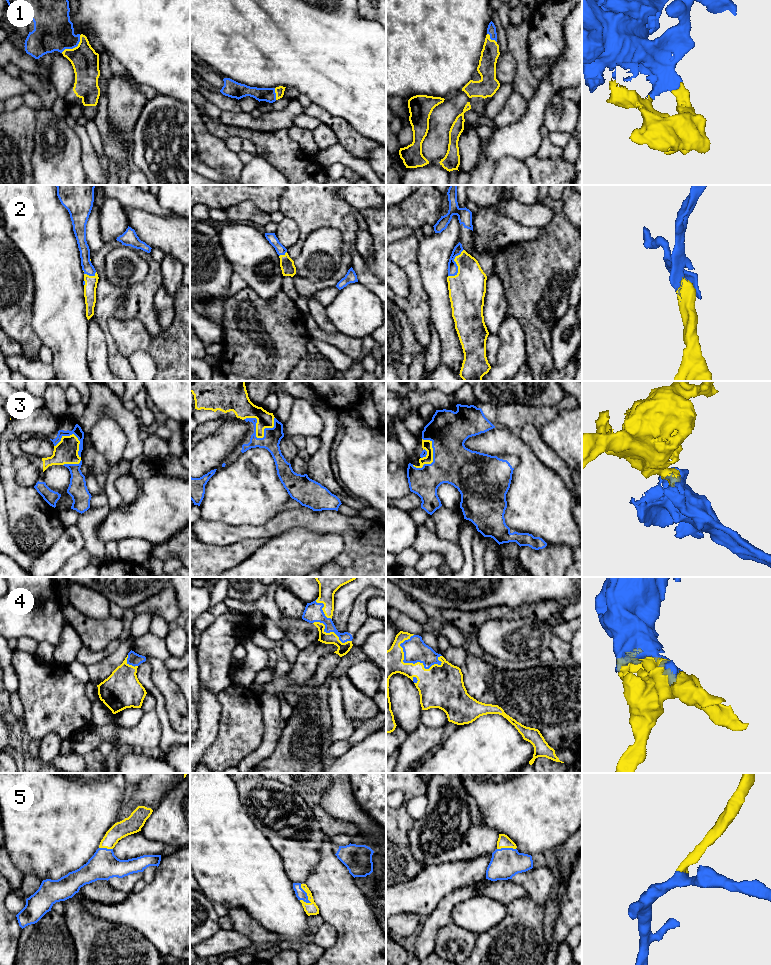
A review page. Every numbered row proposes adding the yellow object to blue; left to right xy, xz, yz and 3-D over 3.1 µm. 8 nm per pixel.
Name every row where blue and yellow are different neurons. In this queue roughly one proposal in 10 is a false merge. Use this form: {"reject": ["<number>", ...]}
{"reject": []}

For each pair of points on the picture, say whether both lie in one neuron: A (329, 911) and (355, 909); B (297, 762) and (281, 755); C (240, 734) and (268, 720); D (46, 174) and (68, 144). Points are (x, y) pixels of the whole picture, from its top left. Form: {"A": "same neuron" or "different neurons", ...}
{"A": "same neuron", "B": "same neuron", "C": "different neurons", "D": "same neuron"}

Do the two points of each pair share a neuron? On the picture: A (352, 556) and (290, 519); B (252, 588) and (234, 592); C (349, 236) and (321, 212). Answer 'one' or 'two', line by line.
A: one
B: one
C: one

